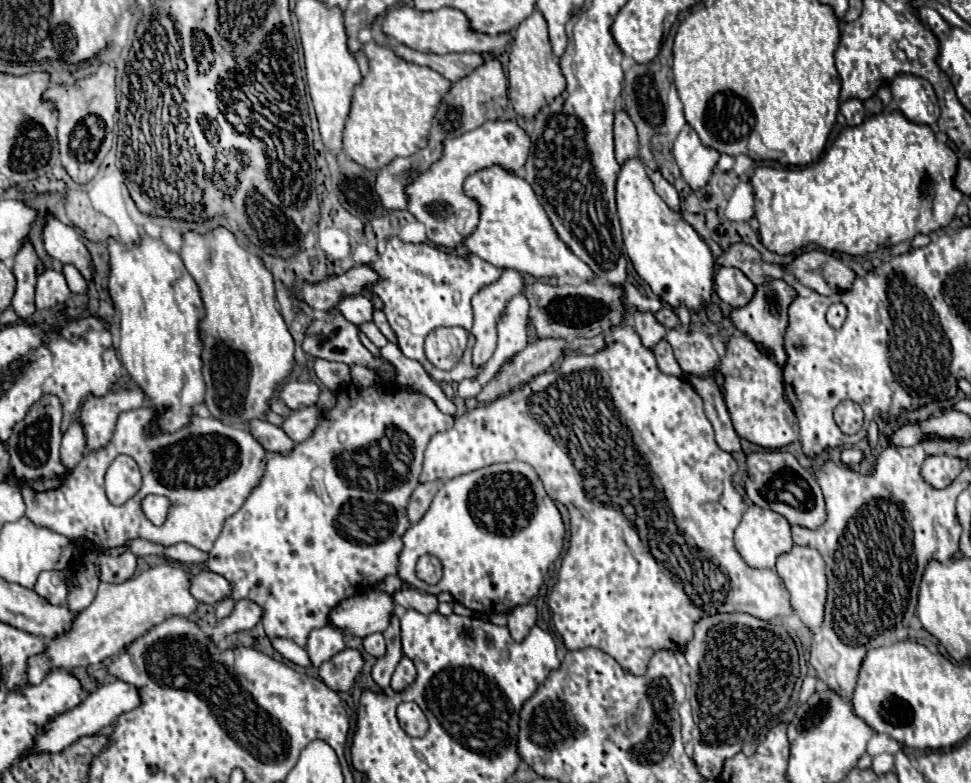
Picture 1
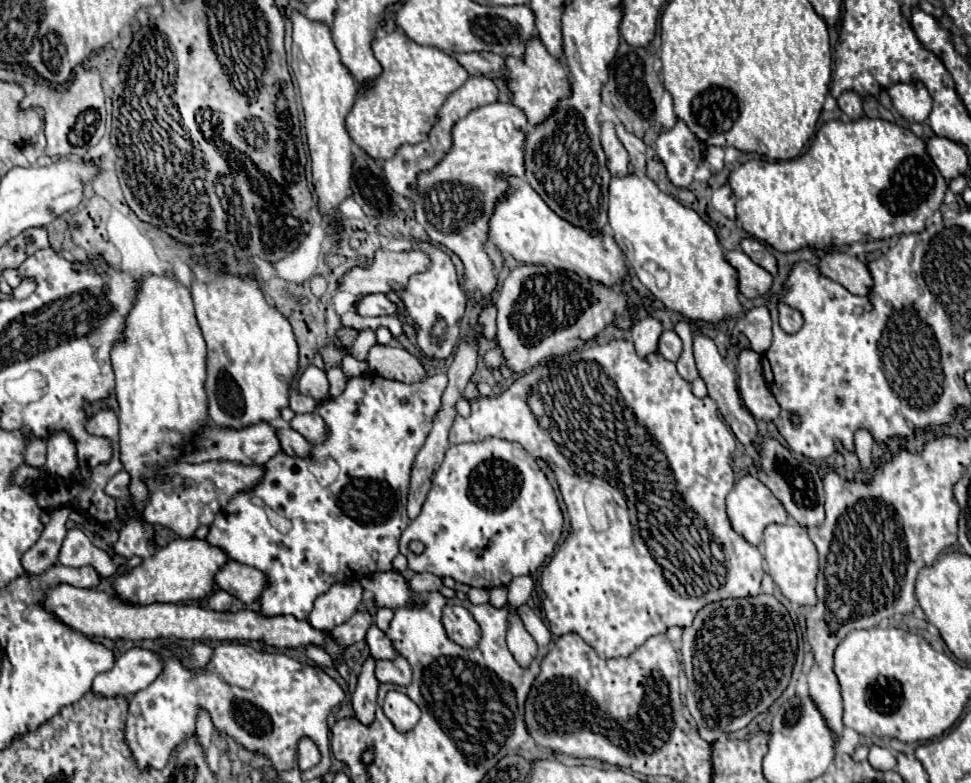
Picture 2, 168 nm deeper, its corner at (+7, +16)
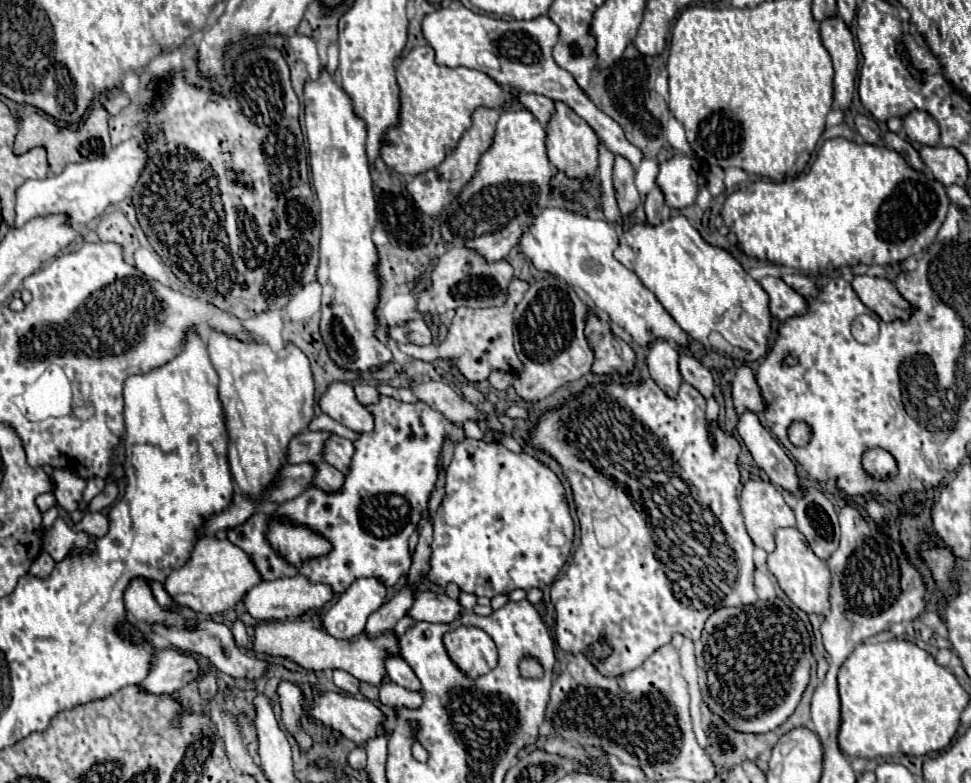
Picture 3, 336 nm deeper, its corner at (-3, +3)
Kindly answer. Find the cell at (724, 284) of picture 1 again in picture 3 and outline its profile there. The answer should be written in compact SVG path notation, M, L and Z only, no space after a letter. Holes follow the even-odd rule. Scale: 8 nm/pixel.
M765 277L759 283L769 295L769 311L771 311L773 317L783 321L783 319L789 319L789 317L805 313L805 309L807 309L805 297L801 297L789 285L785 285L783 279Z

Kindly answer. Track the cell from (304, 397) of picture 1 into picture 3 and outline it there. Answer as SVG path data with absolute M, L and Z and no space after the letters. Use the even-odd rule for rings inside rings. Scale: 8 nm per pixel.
M335 381L327 387L327 391L319 399L319 407L331 419L343 423L351 431L371 431L373 417L371 413L355 399L353 387L341 381Z

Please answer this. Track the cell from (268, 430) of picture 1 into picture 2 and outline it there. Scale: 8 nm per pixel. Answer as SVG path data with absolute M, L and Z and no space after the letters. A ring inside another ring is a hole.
M279 428L279 440L283 446L283 452L287 456L299 456L299 458L307 458L311 456L311 444L293 428Z

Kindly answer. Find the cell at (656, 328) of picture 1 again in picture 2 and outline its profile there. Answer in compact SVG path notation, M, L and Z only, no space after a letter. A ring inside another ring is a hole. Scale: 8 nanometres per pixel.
M643 318L639 324L633 326L633 332L631 332L633 334L633 344L635 344L637 354L643 360L657 350L657 342L659 342L661 332L663 332L663 326L655 318Z

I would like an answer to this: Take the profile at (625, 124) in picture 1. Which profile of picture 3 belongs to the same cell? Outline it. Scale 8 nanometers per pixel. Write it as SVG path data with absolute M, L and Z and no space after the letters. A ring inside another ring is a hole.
M615 157L615 167L613 167L613 185L615 185L615 197L619 203L619 209L623 217L629 217L635 207L641 203L639 191L635 187L635 169L625 157Z

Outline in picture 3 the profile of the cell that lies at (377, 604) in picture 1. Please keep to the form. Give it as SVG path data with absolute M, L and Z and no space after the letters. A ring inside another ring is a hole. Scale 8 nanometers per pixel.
M415 591L413 605L407 615L415 621L427 623L451 623L459 617L461 605L455 599L449 599L445 593L433 591Z

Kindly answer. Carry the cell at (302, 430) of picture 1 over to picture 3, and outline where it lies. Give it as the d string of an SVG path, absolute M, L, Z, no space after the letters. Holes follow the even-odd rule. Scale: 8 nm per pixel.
M331 435L331 437L325 441L323 459L325 459L329 465L337 467L339 471L347 473L353 453L355 453L355 449L353 449L353 443L351 443L349 439L339 437L339 435Z

